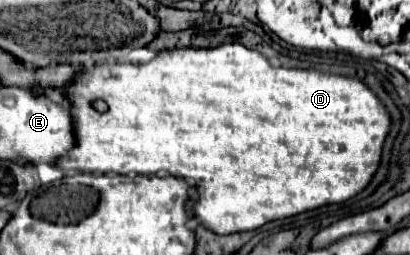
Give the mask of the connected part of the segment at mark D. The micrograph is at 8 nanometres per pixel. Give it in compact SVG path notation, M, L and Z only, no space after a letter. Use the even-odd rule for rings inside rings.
M225 43L215 49L163 51L151 63L139 63L139 65L133 65L133 63L93 65L91 75L87 75L87 79L83 79L83 83L75 83L75 87L67 87L67 91L63 91L63 93L65 93L65 97L69 97L71 113L75 115L77 147L71 155L59 159L57 167L89 171L89 173L121 173L121 175L169 173L169 175L175 175L181 179L193 179L193 185L199 193L199 199L195 205L195 217L207 229L211 229L219 235L255 231L269 221L295 217L299 213L313 211L317 207L331 205L331 203L345 203L347 199L355 197L369 185L369 181L377 173L379 163L381 163L381 149L391 131L391 115L387 113L385 105L359 79L331 75L331 73L305 71L305 69L273 67L267 61L267 57L263 57L259 51L251 51L251 49L243 47L241 43ZM95 99L103 99L109 105L109 109L105 113L91 109L91 101L95 101Z

